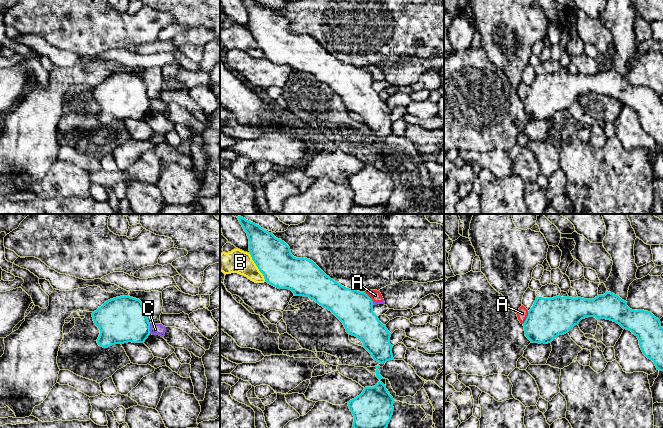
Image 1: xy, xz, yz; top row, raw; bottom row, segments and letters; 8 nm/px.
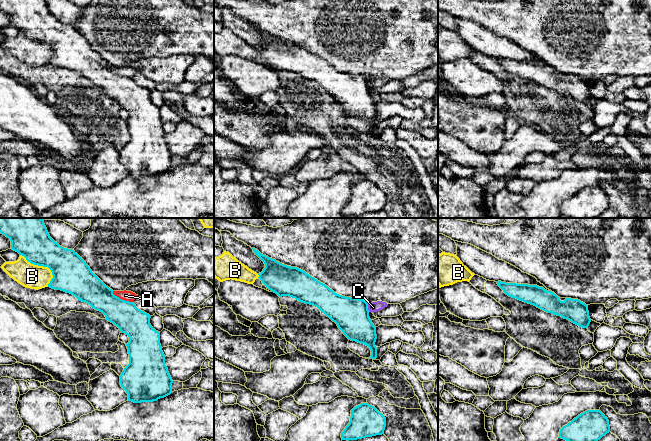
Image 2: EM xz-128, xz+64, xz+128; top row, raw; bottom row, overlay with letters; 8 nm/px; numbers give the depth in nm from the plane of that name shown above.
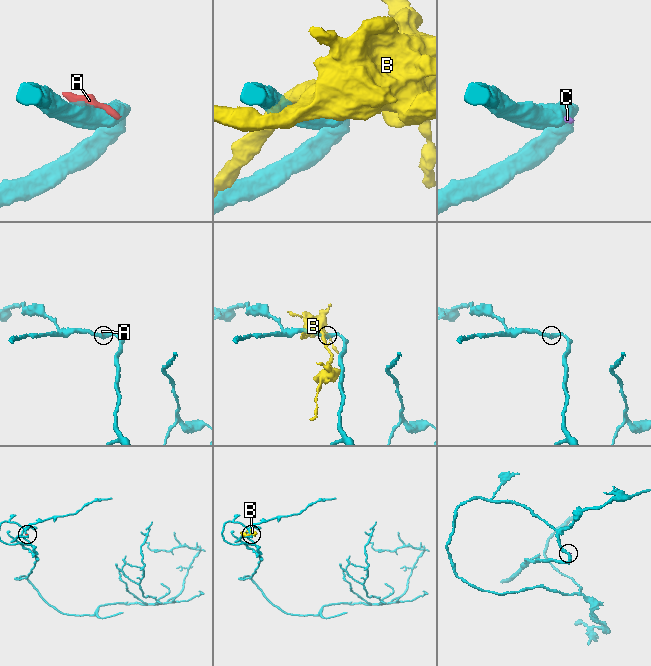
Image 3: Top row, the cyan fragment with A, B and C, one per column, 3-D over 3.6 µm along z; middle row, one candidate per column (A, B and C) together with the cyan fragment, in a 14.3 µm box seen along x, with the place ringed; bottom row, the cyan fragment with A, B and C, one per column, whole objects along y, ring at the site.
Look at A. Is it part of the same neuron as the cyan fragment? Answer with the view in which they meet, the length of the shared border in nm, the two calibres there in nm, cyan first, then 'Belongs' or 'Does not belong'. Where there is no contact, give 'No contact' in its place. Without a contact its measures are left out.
Touches cyan in yz. Shared border 120 nm. Thickness 320 nm (cyan) against 90 nm. Does not belong

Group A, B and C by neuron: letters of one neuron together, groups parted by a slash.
A C / B

